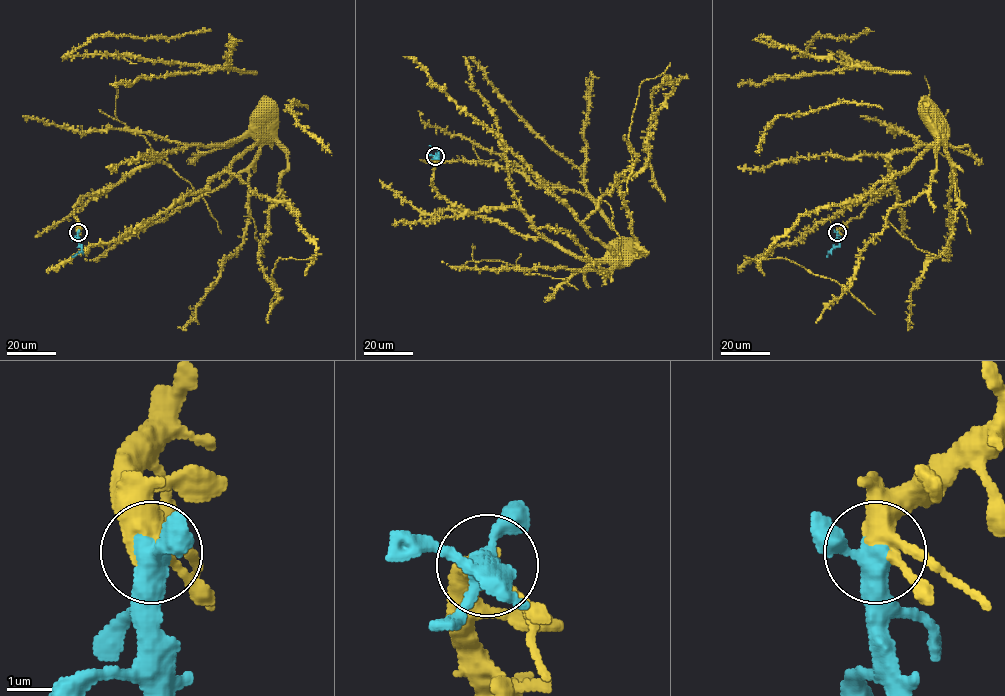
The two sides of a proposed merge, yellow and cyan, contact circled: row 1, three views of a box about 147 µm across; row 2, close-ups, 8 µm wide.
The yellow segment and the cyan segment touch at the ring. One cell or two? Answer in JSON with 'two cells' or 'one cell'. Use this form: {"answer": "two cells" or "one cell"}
{"answer": "one cell"}

